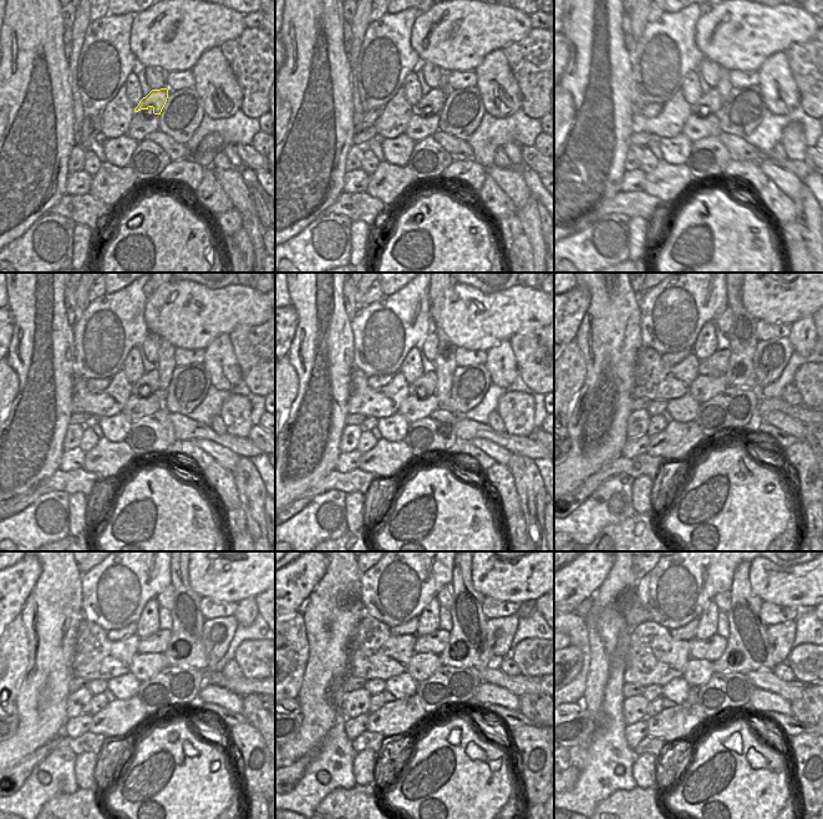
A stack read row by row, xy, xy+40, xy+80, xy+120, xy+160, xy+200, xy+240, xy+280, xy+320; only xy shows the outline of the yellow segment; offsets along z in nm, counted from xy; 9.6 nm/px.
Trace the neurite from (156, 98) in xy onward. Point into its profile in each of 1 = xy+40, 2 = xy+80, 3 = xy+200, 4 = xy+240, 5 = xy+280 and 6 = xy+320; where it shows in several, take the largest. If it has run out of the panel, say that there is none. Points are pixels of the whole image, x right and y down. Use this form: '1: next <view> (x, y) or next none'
1: next xy+40 (435, 98)
2: next xy+80 (712, 100)
3: next xy+200 (704, 387)
4: next xy+240 (143, 667)
5: next xy+280 (422, 665)
6: next xy+320 (699, 671)

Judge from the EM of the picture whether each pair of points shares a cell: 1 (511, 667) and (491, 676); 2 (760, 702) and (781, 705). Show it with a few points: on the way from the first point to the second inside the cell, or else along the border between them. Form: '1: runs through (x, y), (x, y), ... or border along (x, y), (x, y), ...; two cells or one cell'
1: border along (498, 667), (507, 675), (521, 675); two cells
2: runs through (765, 702), (776, 703); one cell

